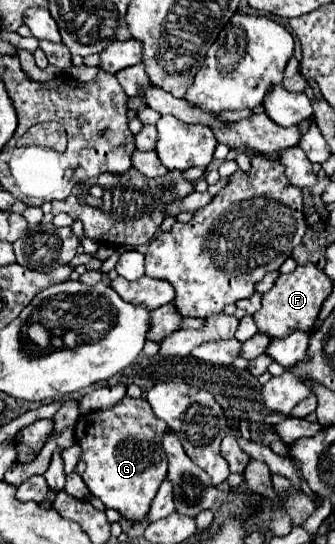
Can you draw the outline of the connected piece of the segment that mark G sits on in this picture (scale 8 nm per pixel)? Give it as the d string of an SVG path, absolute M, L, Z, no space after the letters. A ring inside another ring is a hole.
M124 397L112 409L86 413L78 419L74 429L76 443L82 447L82 457L74 471L106 507L116 509L128 521L144 521L168 469L162 449L162 435L166 429L168 425L156 419L146 399Z

